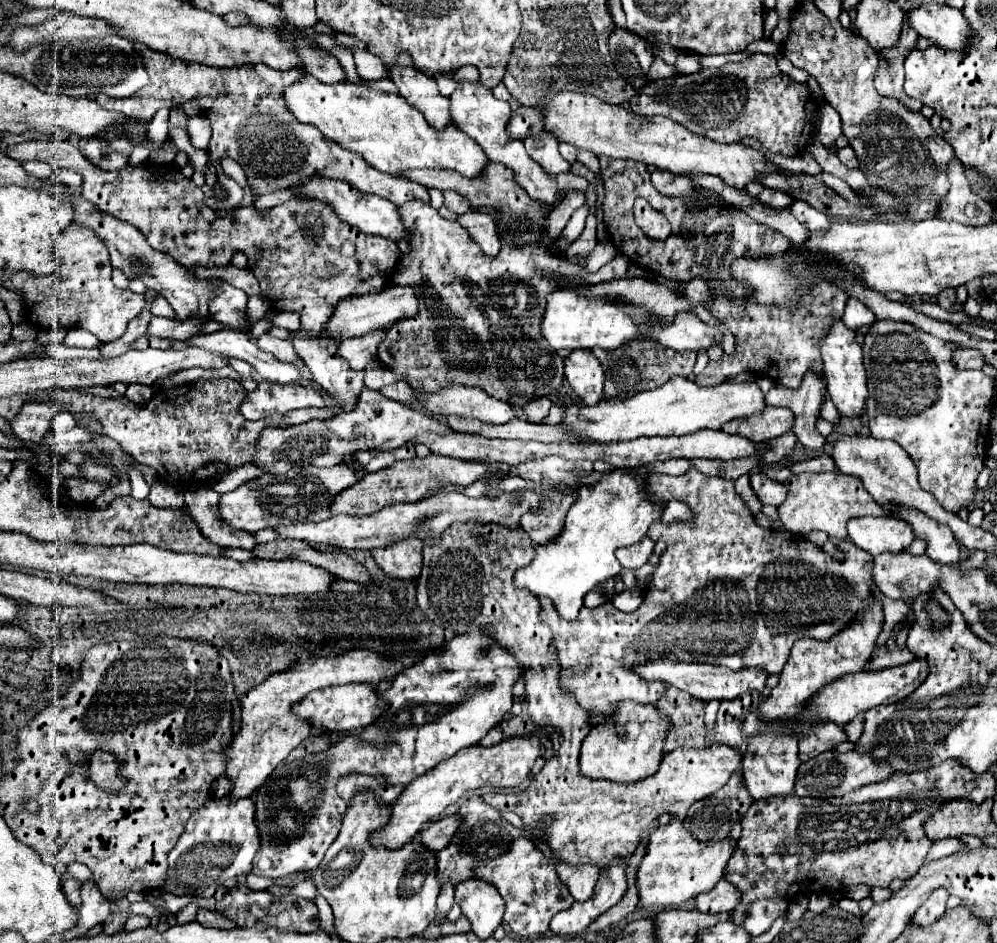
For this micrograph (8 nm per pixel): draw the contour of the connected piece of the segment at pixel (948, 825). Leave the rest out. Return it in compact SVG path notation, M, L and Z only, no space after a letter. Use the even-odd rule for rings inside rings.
M955 799L955 803L945 803L941 815L931 813L933 819L923 823L925 835L931 841L957 837L963 833L981 837L981 805L975 805L965 799ZM947 811L947 813L945 813Z

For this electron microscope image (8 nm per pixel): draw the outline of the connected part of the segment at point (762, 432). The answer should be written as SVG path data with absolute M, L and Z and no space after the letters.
M765 407L757 415L739 417L739 419L725 423L725 427L721 427L721 431L729 433L729 435L743 435L743 437L755 439L755 441L767 441L767 439L779 437L785 431L789 431L791 425L793 425L793 411L791 409Z

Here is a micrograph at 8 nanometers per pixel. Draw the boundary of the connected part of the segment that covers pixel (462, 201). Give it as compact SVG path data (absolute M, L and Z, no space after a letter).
M445 191L443 195L445 195L445 207L451 209L451 211L455 211L457 215L463 215L463 213L467 213L471 209L469 201L463 195L459 195L455 191Z

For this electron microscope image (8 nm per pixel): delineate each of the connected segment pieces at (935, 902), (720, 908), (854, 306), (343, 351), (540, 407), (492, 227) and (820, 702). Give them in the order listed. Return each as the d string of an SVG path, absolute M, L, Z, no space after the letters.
M933 891L933 895L915 911L911 925L917 927L927 927L931 923L935 923L943 913L945 913L945 901L949 895L945 895L945 891Z
M721 879L711 891L699 893L695 899L695 909L701 913L725 913L729 911L729 907L733 907L733 903L737 903L737 891L733 891L733 887L729 887L729 883L725 883L725 879Z
M849 299L845 305L845 313L843 313L843 323L849 329L859 329L863 325L871 325L875 323L875 315L859 303L859 299Z
M371 331L361 337L351 337L339 345L337 353L349 363L351 369L361 371L369 361L377 357L377 345L381 343L381 339L385 339L383 331Z
M543 396L531 400L529 405L524 406L524 410L526 411L526 414L529 415L529 419L531 419L533 423L537 423L537 421L541 421L541 419L545 419L545 417L547 417L549 407L551 407L549 397Z
M469 211L469 213L471 213L471 223L467 225L467 229L471 231L471 239L481 245L485 255L489 255L489 257L497 255L501 245L499 245L497 225L495 225L493 217L485 215L485 213L473 213L473 211Z
M915 659L901 667L891 667L889 671L859 671L857 675L847 675L845 679L837 679L837 683L831 683L825 687L825 691L821 691L821 695L813 701L813 711L809 711L809 717L825 715L835 723L845 725L861 711L877 705L889 705L911 695L927 679L927 675L929 665L925 659Z

